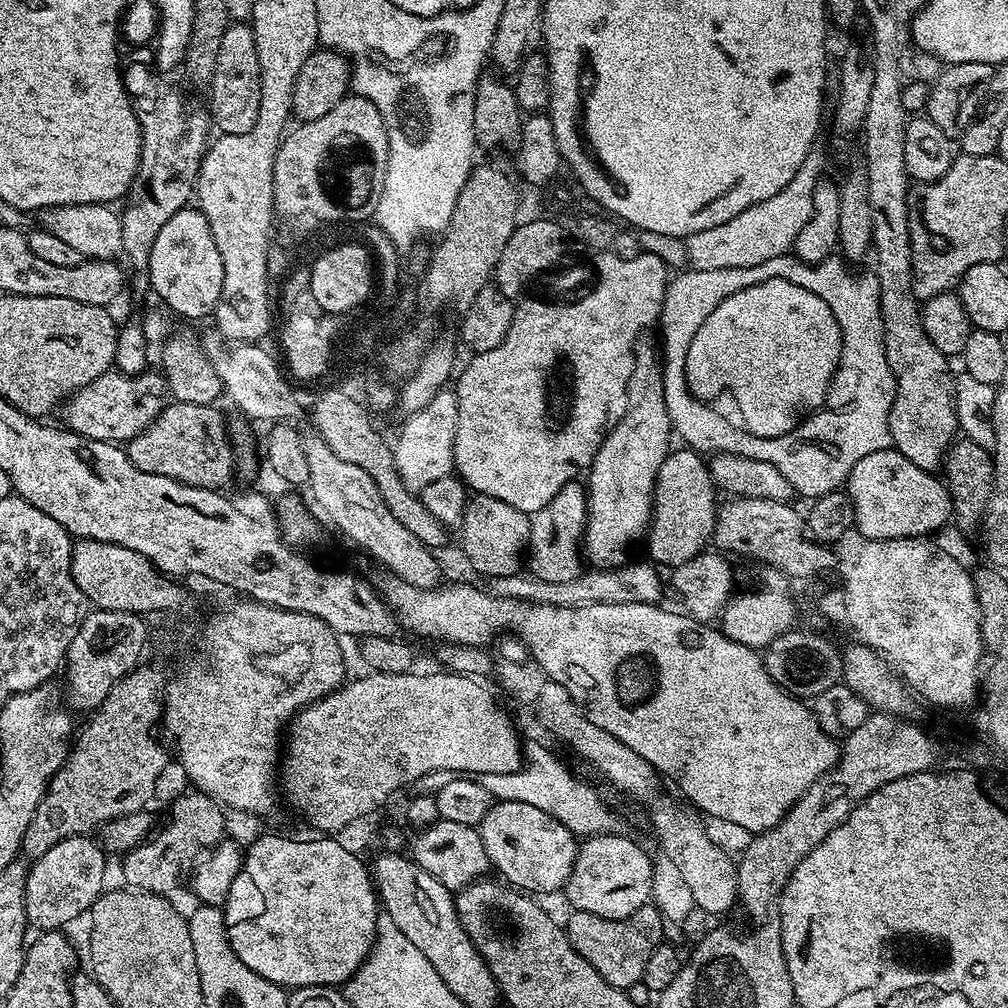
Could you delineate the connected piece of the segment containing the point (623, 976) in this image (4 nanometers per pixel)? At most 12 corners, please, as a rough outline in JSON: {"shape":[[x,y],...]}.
{"shape":[[655,903],[617,920],[573,911],[568,941],[627,990],[665,939]]}

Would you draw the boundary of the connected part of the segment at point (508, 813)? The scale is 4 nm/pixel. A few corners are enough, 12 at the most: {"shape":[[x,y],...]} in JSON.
{"shape":[[496,800],[478,827],[489,865],[559,893],[578,836],[530,802]]}

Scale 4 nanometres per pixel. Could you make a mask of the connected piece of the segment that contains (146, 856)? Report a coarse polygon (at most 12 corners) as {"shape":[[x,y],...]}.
{"shape":[[202,792],[123,857],[129,889],[172,894],[225,839],[225,809]]}

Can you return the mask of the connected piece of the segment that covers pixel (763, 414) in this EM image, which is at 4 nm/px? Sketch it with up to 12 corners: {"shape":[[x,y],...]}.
{"shape":[[770,278],[698,326],[693,396],[725,388],[755,436],[825,407],[840,327]]}

